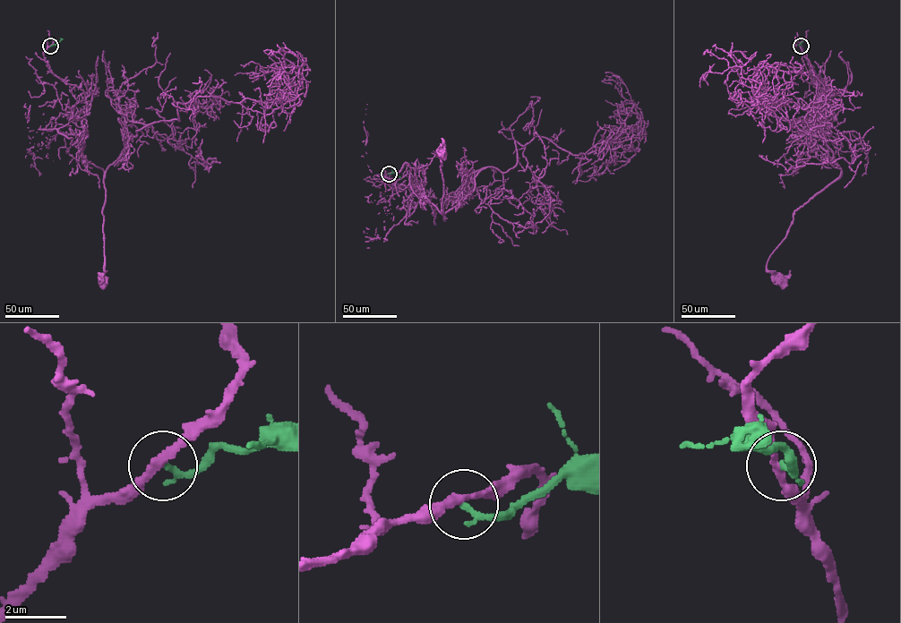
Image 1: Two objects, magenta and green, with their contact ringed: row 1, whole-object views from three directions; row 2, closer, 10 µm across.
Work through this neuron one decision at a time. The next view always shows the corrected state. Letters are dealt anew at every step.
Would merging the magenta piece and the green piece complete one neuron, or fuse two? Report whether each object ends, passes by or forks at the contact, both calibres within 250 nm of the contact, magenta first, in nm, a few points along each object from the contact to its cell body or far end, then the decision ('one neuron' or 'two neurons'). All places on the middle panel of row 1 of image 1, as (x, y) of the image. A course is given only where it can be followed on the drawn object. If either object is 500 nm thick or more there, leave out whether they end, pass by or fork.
magenta passes by; green ends there; 220 nm thick on the magenta side, 220 nm on the other; magenta runs (389, 174), (383, 181), (417, 191), (424, 200), (421, 192), (420, 200), (441, 214), (441, 154); green runs (389, 174), (395, 173), (400, 178); two neurons

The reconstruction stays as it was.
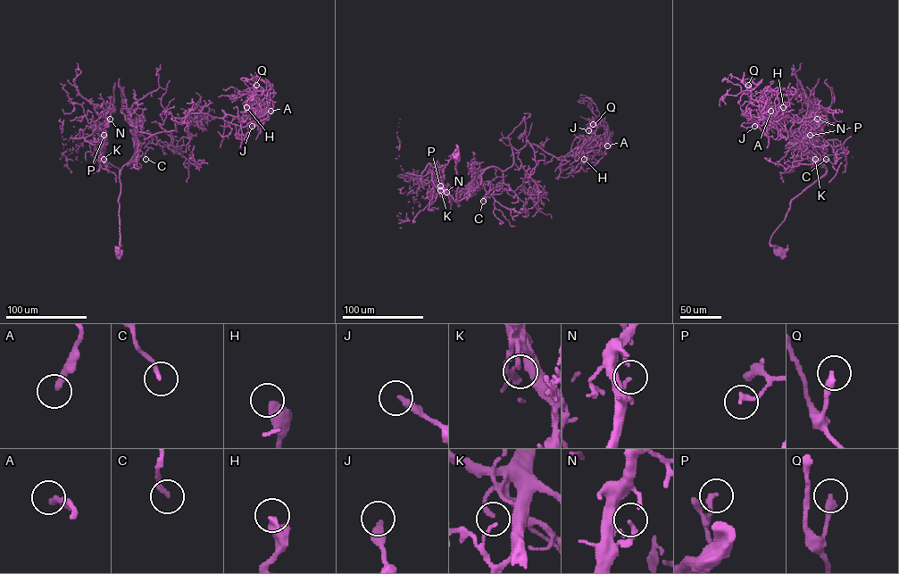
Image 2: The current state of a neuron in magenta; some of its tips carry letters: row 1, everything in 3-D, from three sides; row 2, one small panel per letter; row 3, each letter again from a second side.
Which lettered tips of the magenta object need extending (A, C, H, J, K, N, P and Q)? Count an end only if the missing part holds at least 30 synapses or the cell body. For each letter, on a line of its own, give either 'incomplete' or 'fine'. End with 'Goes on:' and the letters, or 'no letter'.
A: fine
C: fine
H: fine
J: fine
K: fine
N: fine
P: fine
Q: fine
Goes on: no letter

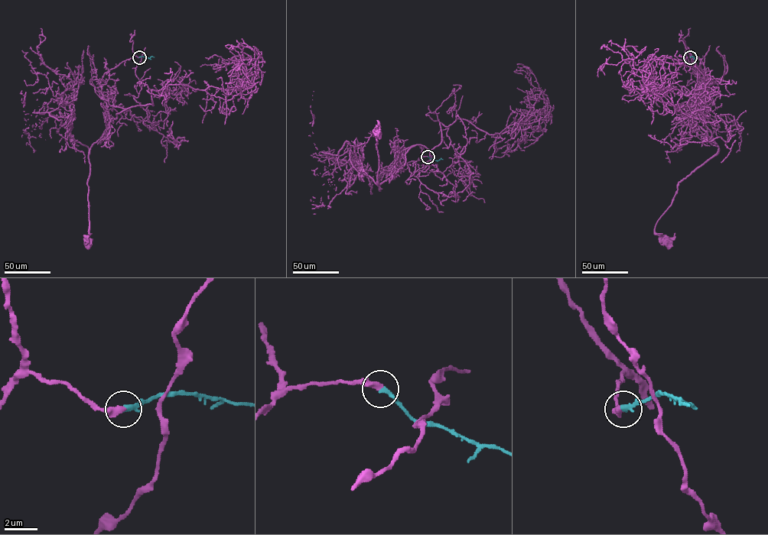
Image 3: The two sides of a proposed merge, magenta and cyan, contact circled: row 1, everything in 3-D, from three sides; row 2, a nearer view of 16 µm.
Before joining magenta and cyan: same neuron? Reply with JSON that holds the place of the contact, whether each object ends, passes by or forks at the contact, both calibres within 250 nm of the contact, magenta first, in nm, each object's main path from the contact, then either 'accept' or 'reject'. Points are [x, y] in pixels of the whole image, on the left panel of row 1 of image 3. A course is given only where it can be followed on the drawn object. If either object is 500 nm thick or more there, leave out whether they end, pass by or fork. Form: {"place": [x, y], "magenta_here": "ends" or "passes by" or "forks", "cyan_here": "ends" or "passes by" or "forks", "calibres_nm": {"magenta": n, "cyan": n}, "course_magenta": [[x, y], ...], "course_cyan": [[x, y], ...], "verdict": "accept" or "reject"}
{"place": [139, 57], "magenta_here": "ends", "cyan_here": "ends", "calibres_nm": {"magenta": 400, "cyan": 320}, "course_magenta": [[139, 57], [133, 55], [122, 61], [106, 72], [100, 82], [108, 115], [106, 129], [89, 154], [89, 241]], "course_cyan": [[139, 57], [154, 57]], "verdict": "accept"}

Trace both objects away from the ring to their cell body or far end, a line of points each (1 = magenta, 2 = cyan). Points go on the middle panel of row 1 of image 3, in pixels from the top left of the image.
1: (427, 157), (406, 162), (388, 172), (396, 162), (395, 174), (379, 184), (375, 145), (377, 134)
2: (427, 157), (437, 160), (443, 160)

